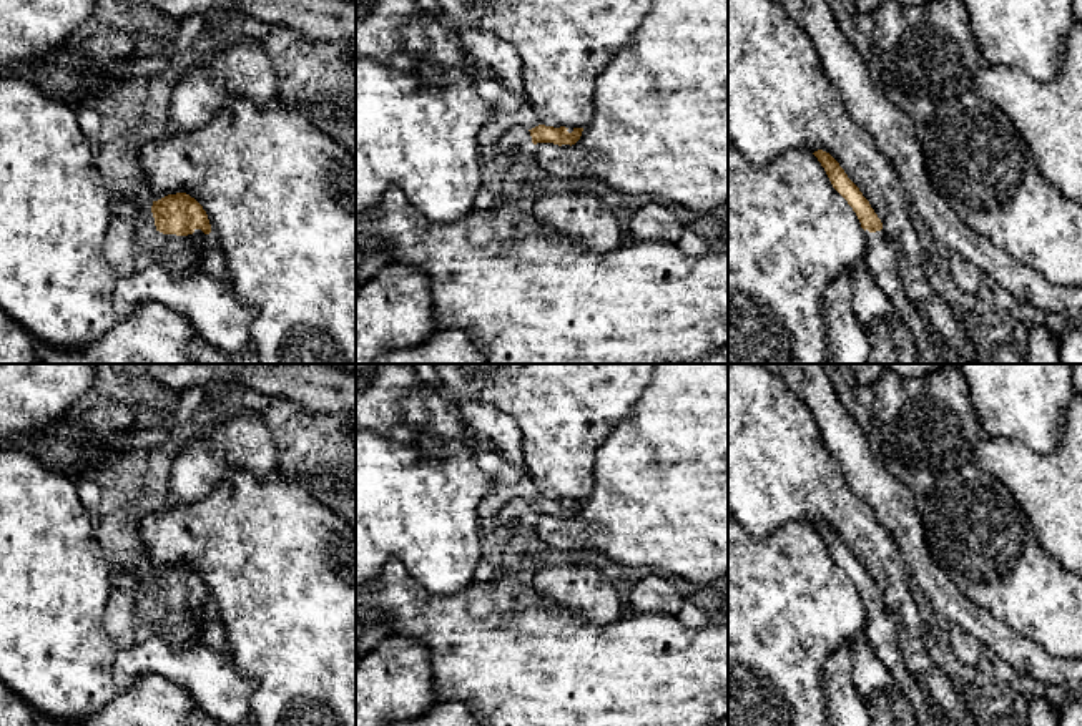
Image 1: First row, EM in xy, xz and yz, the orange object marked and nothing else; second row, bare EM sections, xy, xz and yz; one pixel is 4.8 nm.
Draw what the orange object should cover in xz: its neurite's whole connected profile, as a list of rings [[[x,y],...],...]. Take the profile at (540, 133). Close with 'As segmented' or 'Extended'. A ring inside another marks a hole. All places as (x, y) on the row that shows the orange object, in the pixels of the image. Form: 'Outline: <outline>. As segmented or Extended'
Outline: [[[539,125],[532,130],[527,130],[524,126],[515,126],[500,136],[500,140],[497,141],[497,151],[517,153],[537,143],[553,143],[558,146],[572,146],[580,140],[582,131],[583,128],[565,128],[565,126],[553,128],[545,125]]]. Extended

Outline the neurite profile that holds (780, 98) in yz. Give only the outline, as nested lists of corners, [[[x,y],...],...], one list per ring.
[[[728,0],[728,140],[758,168],[789,150],[829,153],[883,223],[912,307],[966,364],[981,364],[936,294],[893,161],[849,113],[804,28],[771,0]]]

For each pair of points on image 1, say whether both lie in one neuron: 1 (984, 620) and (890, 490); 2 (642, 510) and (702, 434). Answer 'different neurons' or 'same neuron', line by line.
1: same neuron
2: same neuron

